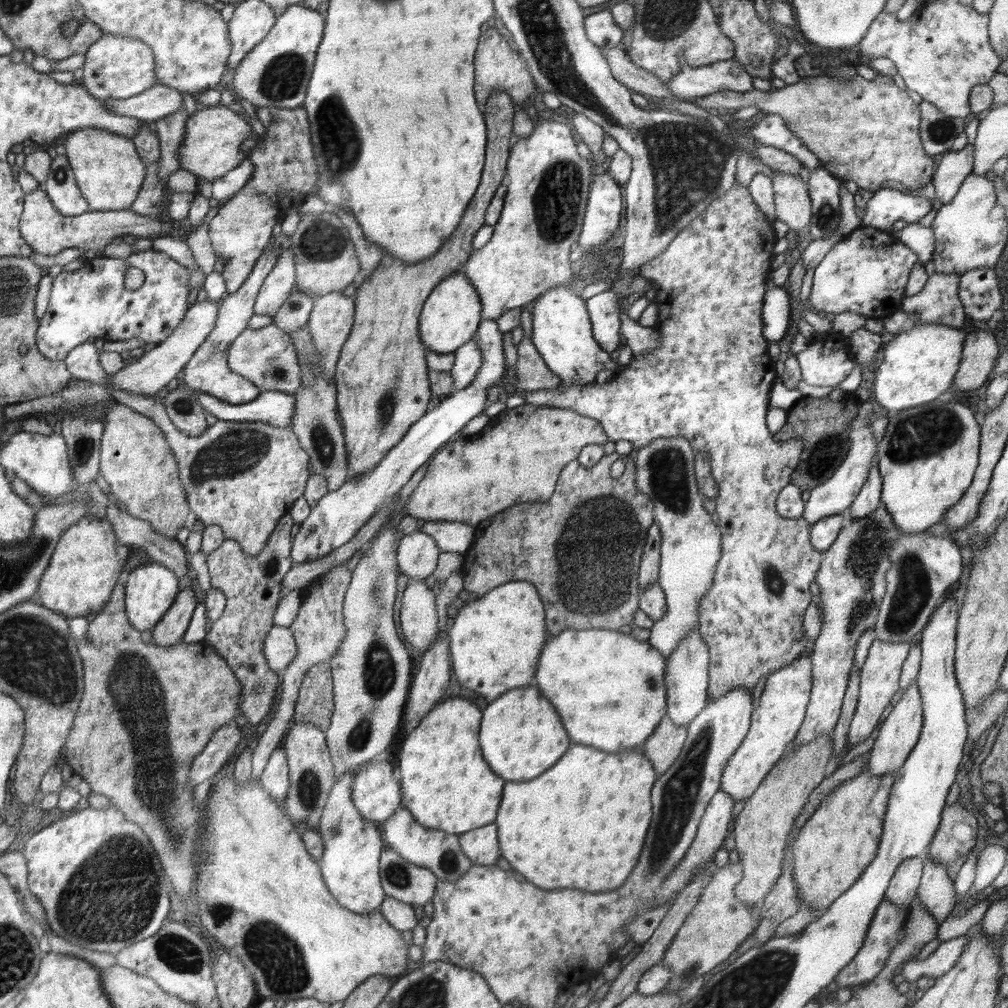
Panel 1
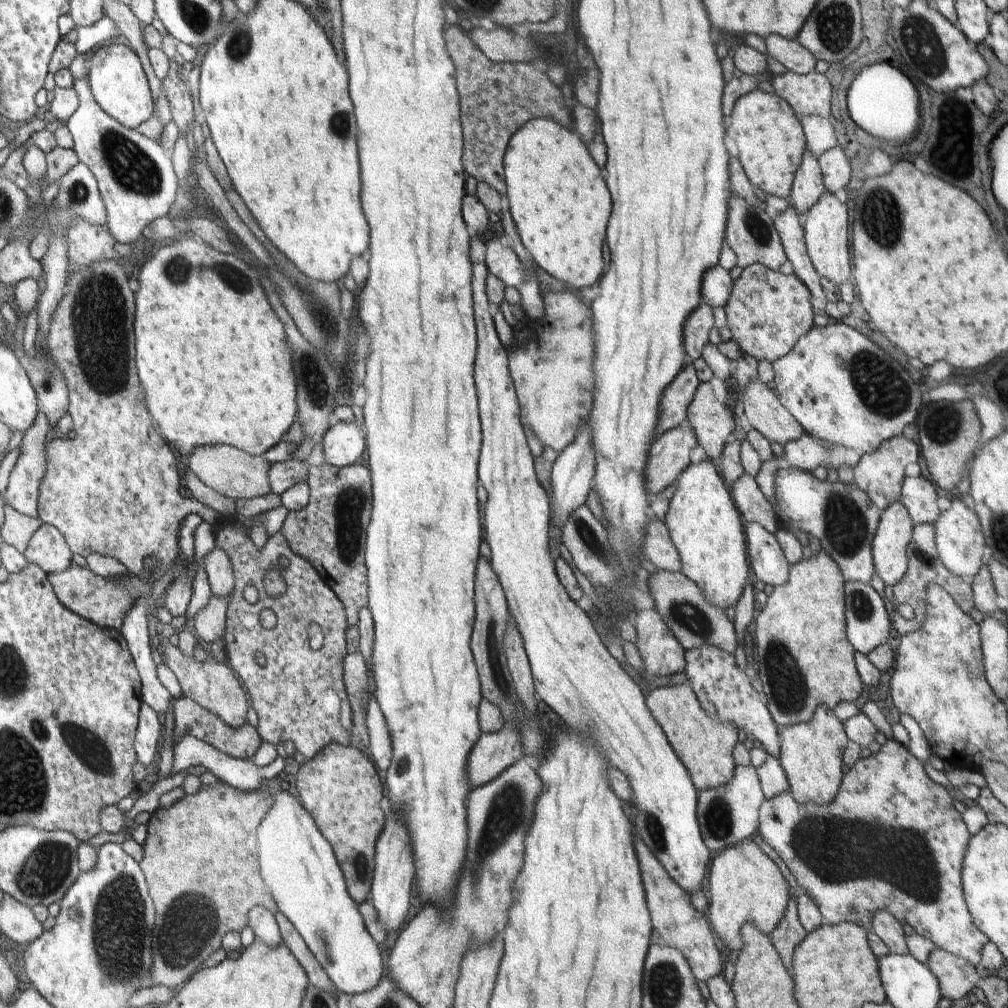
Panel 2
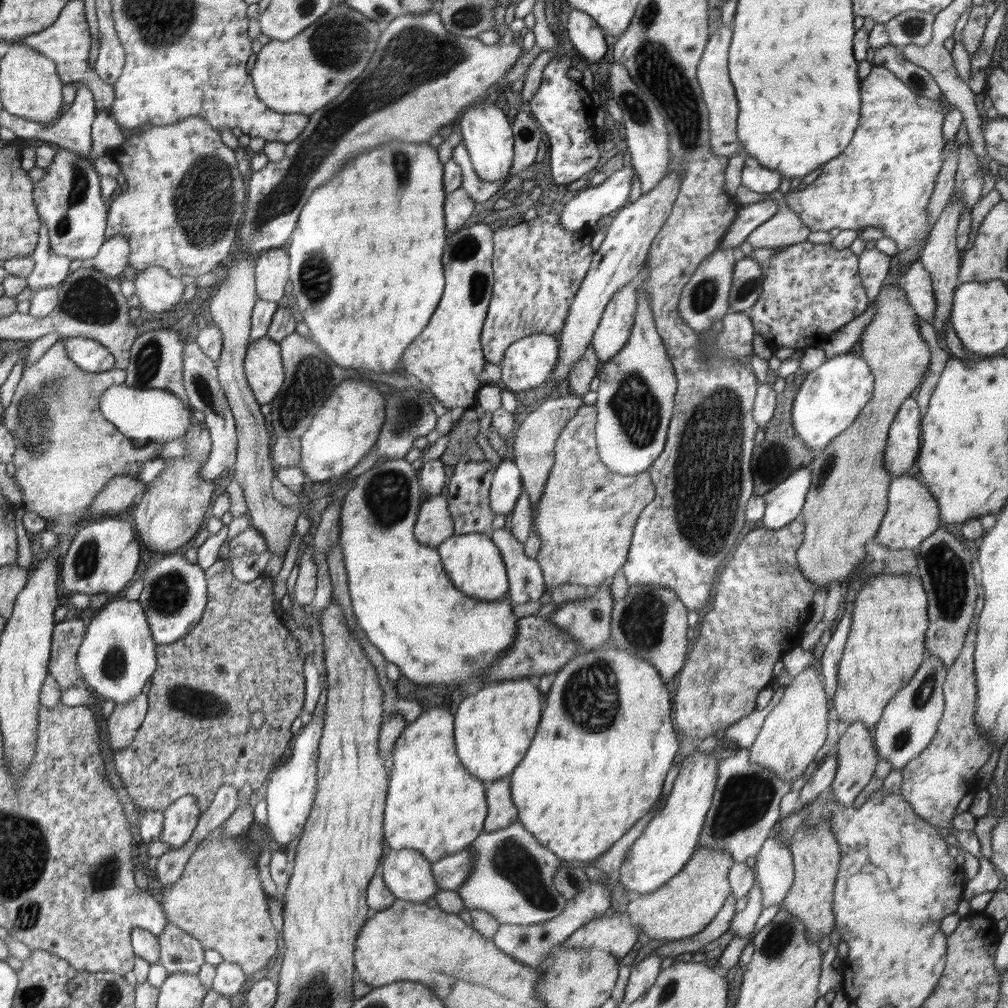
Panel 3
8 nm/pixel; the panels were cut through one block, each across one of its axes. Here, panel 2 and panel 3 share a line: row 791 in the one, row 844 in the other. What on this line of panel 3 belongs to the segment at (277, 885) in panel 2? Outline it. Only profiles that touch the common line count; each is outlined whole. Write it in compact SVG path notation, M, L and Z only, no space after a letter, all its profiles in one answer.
M325 708L315 716L309 718L309 724L305 724L299 732L299 736L293 740L291 748L291 758L283 764L277 766L267 780L267 792L265 792L265 802L267 802L267 824L265 830L269 832L269 838L275 840L279 846L289 844L291 840L297 838L297 834L303 832L303 826L307 822L309 810L313 806L313 796L315 796L315 760L317 760L317 746L319 738L323 732L323 716Z

